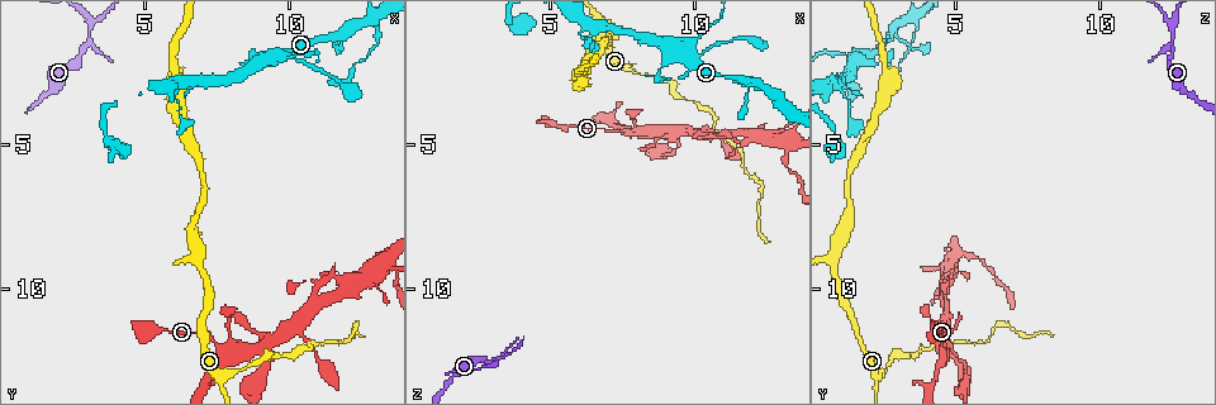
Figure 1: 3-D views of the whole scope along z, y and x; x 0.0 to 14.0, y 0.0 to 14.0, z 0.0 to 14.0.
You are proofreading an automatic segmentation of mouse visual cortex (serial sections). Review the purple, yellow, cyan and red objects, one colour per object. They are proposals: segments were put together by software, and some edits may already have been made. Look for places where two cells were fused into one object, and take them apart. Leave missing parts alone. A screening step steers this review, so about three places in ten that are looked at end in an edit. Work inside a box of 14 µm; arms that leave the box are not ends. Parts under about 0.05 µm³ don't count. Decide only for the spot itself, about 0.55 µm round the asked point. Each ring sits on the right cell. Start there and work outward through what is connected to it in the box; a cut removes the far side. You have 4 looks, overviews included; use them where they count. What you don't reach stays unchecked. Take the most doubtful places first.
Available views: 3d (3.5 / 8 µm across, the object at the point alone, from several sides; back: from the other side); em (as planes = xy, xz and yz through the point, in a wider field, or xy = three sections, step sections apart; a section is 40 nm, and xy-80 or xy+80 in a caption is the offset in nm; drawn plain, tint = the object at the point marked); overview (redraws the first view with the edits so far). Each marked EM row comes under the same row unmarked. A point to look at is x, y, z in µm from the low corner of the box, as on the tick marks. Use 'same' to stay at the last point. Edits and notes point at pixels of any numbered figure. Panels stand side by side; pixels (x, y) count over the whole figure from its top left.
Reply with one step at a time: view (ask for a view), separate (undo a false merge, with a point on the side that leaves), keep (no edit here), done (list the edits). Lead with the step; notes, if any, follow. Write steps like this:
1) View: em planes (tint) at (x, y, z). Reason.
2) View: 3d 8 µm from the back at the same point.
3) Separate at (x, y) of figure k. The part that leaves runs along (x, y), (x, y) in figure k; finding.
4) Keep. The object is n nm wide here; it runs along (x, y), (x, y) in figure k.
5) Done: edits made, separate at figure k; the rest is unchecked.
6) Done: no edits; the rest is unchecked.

View: 3d 3.5 µm at (7.7, 12.1, 4.5). Four-way junction.

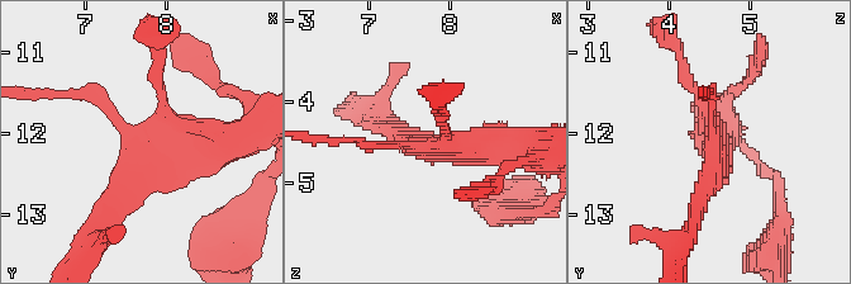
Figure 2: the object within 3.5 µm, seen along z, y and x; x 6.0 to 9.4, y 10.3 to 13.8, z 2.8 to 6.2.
View: em xy step 5 (tint) at (7.65, 12.10, 4.50). 4 arms meet here; the arms are 150, 200, 250, 300 nm wide; now the EM.

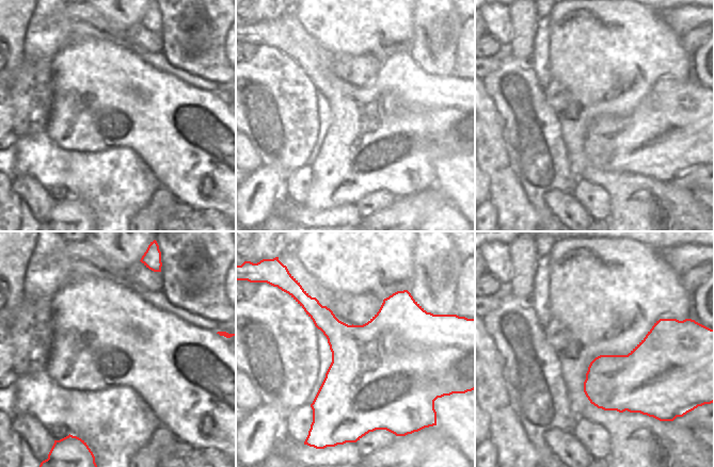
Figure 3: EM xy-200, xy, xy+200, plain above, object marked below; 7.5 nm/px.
Keep. It runs along (71, 96), (107, 104), (157, 159), (212, 147) in figure 2; all the same cell.

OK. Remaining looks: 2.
View: 3d 8 µm at (10.7, 10.5, 4.7). Sharp bend.

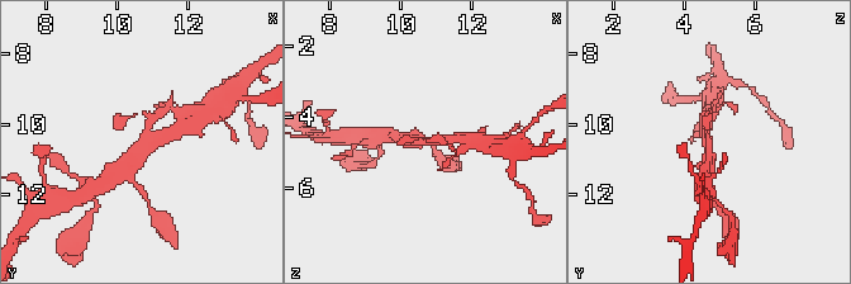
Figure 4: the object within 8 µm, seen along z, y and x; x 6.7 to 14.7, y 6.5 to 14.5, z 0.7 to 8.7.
View: em xy step 5 (tint) at (10.7, 10.5, 4.6). 3 arms meet here; the arms are 150, 250, 450 nm wide; shape alone is not enough.

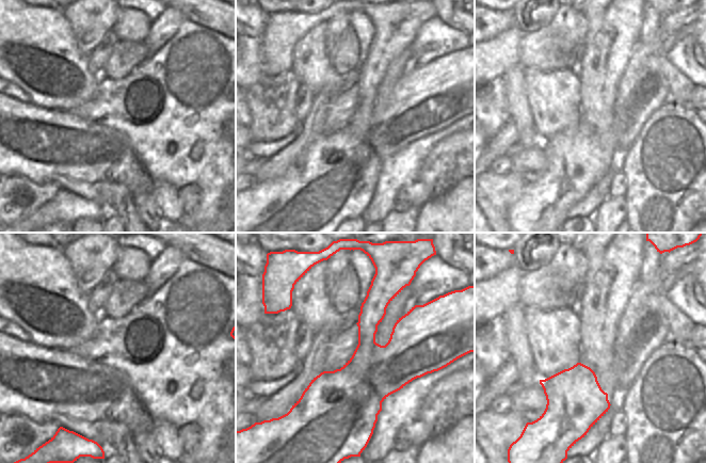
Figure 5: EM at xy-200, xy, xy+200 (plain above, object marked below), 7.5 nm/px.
Separate at (119, 126) of figure 4. The part that leaves runs along (146, 137), (146, 114), (118, 119) in figure 4; a second cell is stuck on.

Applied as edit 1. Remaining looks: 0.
Done: edits made, separate at figure 4; the rest is unchecked.

